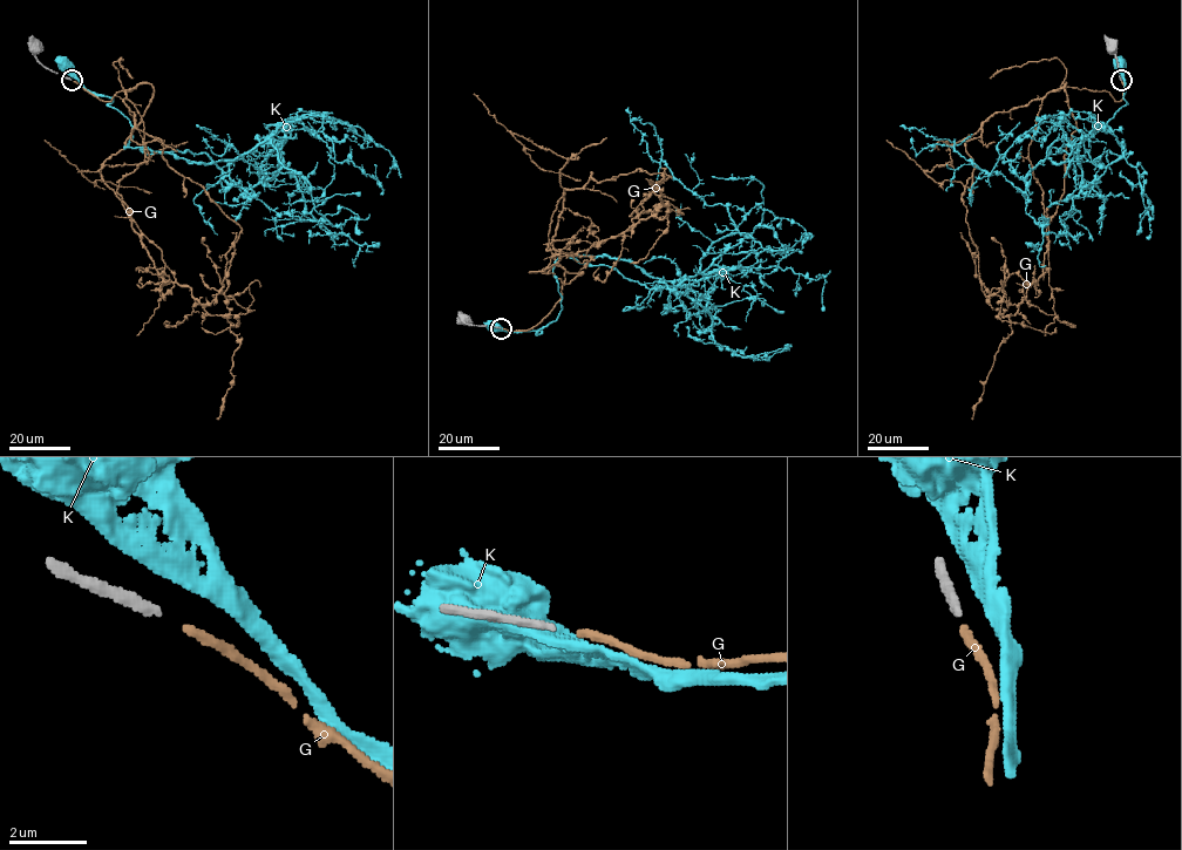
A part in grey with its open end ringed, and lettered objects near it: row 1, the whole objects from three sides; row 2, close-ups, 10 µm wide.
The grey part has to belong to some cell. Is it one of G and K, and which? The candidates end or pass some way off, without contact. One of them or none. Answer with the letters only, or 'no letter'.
G

